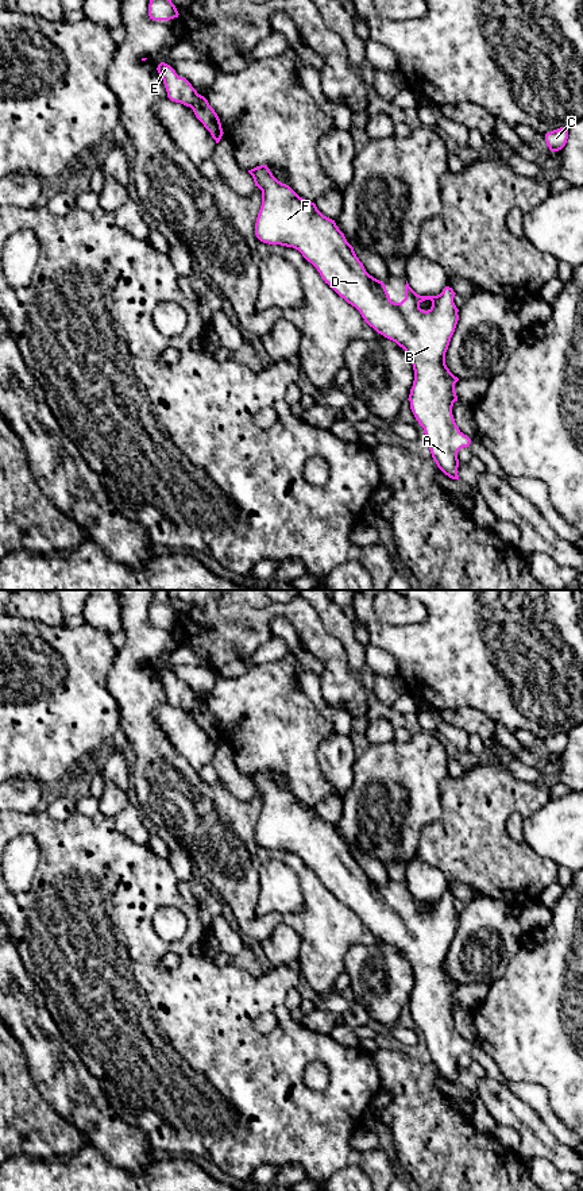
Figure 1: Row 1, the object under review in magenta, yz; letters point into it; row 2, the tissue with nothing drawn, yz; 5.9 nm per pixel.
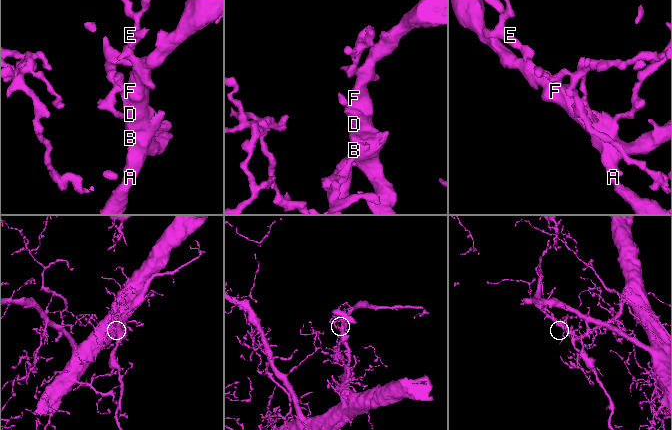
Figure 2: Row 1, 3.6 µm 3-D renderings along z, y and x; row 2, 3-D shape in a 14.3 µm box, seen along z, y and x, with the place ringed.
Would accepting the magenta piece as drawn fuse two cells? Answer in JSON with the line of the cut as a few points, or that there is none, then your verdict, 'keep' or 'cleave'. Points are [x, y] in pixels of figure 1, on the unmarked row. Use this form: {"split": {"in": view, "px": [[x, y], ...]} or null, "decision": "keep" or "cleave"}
{"split": null, "decision": "keep"}

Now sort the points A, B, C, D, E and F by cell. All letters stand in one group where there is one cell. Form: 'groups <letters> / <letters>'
groups A B C D E F

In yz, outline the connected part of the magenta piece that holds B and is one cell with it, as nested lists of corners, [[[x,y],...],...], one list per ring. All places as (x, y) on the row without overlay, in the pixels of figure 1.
[[[267,770],[256,771],[248,778],[255,791],[262,795],[262,810],[255,828],[256,843],[263,848],[298,855],[317,874],[325,889],[355,911],[370,932],[405,955],[414,975],[408,1003],[410,1014],[424,1033],[426,1049],[437,1072],[449,1083],[459,1084],[457,1057],[468,1052],[471,1044],[455,1028],[452,1011],[457,1006],[455,988],[459,983],[445,970],[445,957],[459,925],[453,894],[445,891],[437,901],[420,901],[406,886],[405,903],[401,907],[391,906],[383,886],[366,876],[335,825],[324,821],[314,808],[300,802],[289,790],[278,786]]]

